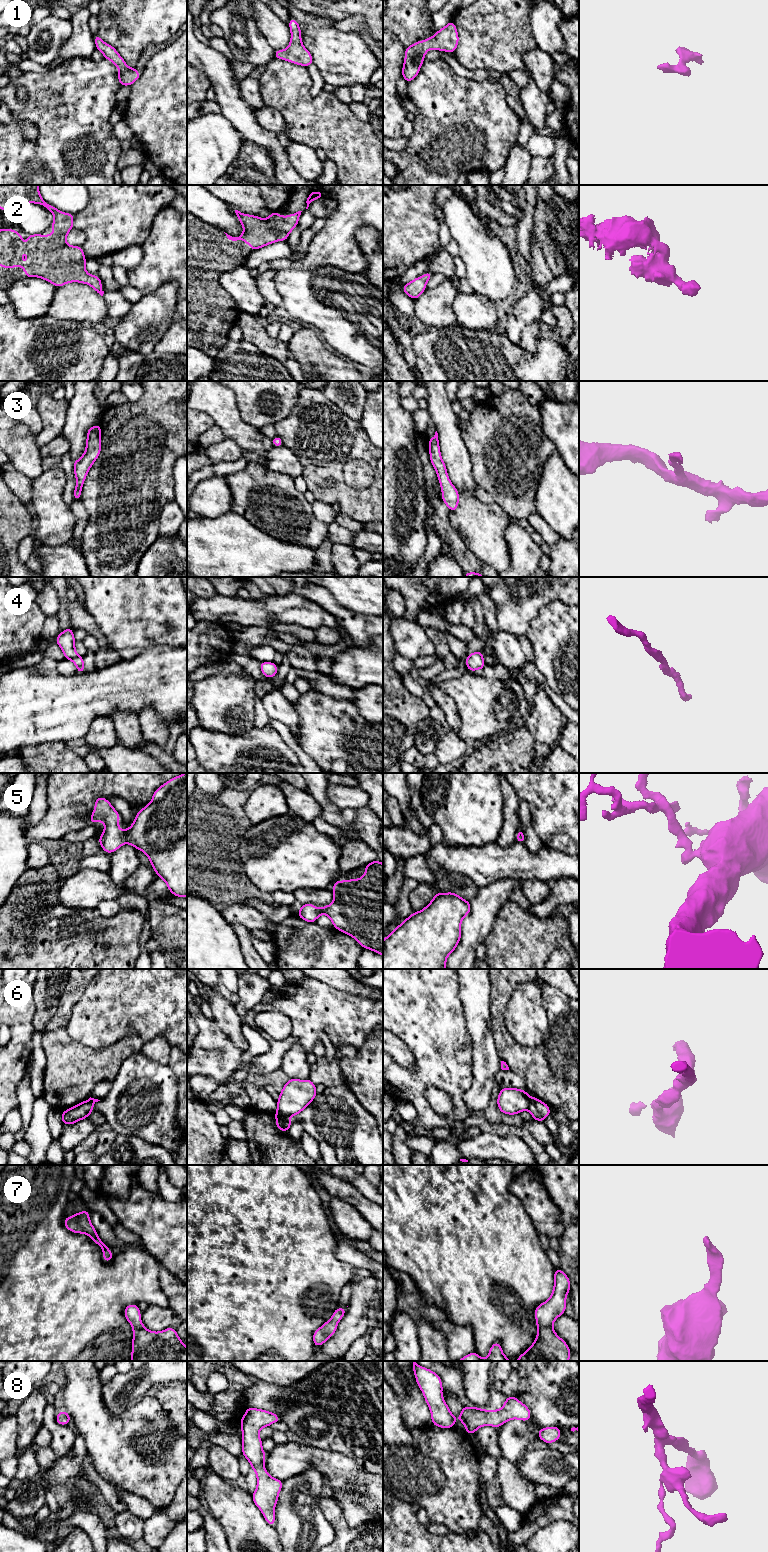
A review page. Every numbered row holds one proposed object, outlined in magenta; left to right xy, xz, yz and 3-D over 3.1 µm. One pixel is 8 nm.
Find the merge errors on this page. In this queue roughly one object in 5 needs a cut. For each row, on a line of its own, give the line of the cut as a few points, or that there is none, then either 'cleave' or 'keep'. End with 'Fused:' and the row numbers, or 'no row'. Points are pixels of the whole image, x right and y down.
1: no cut; keep
2: no cut; keep
3: no cut; keep
4: no cut; keep
5: no cut; keep
6: cut in xz along (277, 1110), (288, 1117); cleave
7: no cut; keep
8: no cut; keep
Fused: 6

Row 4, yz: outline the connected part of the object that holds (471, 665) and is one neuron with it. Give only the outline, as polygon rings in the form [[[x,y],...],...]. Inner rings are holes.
[[[481,651],[473,652],[467,656],[465,665],[468,667],[470,672],[484,669],[485,663],[483,658],[484,656]]]

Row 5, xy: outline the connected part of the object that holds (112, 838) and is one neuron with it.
[[[187,773],[172,778],[157,788],[151,802],[141,809],[130,828],[119,830],[120,814],[110,802],[98,797],[90,823],[102,821],[105,824],[99,844],[105,853],[115,852],[128,843],[143,851],[158,877],[162,878],[168,890],[177,897],[187,896]]]

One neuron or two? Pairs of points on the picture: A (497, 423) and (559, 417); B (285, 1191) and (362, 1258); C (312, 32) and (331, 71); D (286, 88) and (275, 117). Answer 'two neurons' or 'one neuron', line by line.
A: two neurons
B: two neurons
C: one neuron
D: two neurons

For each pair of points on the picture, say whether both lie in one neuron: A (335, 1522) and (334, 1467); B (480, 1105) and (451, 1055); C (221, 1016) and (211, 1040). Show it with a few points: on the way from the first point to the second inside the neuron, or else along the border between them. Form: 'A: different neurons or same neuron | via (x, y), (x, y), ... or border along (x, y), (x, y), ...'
A: different neurons | border along (329, 1495), (341, 1508), (346, 1522)
B: different neurons | border along (473, 1064), (473, 1081), (463, 1095), (470, 1111)
C: different neurons | border along (213, 1019), (232, 1043)

